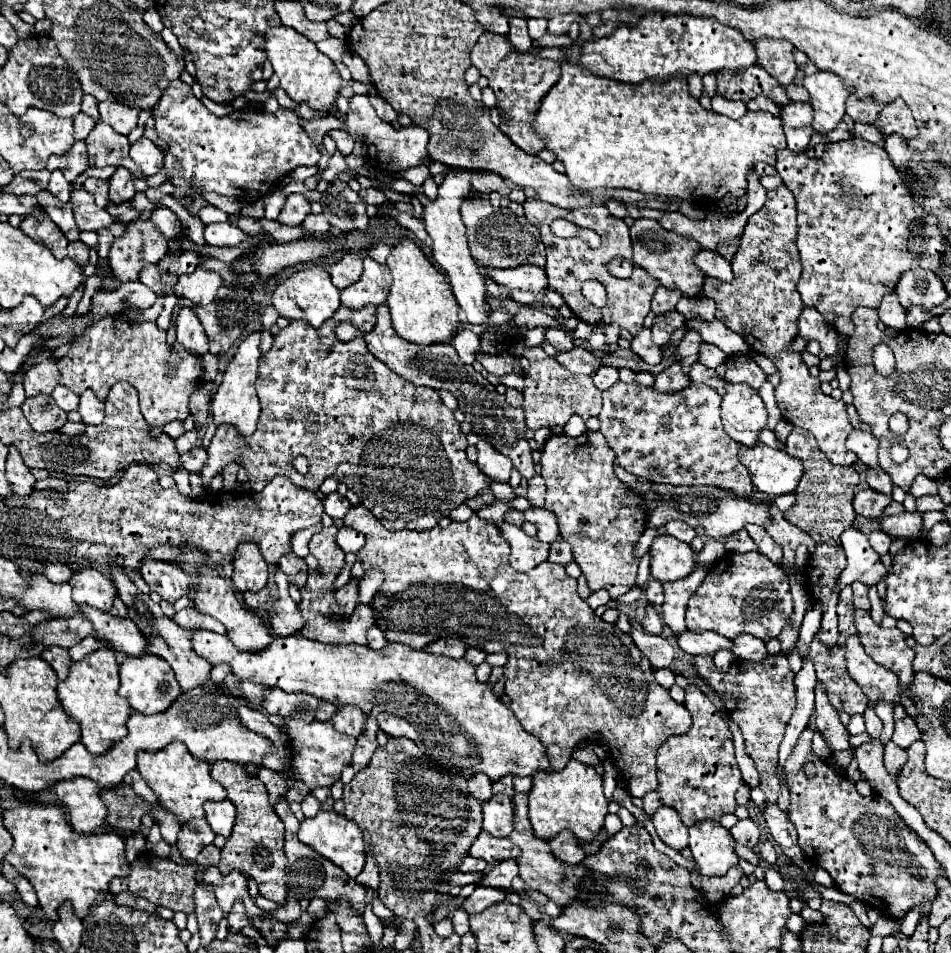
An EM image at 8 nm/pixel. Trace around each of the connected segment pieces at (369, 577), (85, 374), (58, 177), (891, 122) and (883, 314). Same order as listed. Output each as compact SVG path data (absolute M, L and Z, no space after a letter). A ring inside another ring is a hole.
M378 568L376 570L370 570L362 576L360 580L360 596L358 596L358 602L372 602L374 600L374 594L378 592L380 584L384 582L384 572L380 572Z
M122 314L112 318L102 318L98 322L94 322L92 326L88 326L72 344L70 352L66 356L60 358L58 364L60 372L62 372L62 384L66 388L70 388L76 394L82 394L86 388L92 388L96 392L96 396L100 396L102 400L108 396L110 388L118 382L118 380L126 380L130 382L140 396L140 412L146 418L146 422L150 426L164 426L172 420L186 420L190 410L188 410L188 398L190 394L198 388L200 382L200 374L202 374L202 360L200 356L190 354L188 350L184 350L180 344L174 344L174 348L168 348L166 344L166 332L158 330L158 326L154 322L144 322L144 324L128 324Z
M56 170L56 172L52 172L52 178L50 178L50 182L48 182L48 190L50 190L60 202L68 202L68 200L70 200L72 186L68 184L68 180L64 180L62 172Z
M894 100L892 104L888 104L888 108L882 110L880 118L876 120L876 126L884 136L900 134L904 138L914 138L918 134L912 110L902 100Z
M888 294L884 296L882 304L880 304L880 320L888 326L888 328L894 328L894 330L904 330L906 328L906 310L900 308L898 300L896 300L896 294Z

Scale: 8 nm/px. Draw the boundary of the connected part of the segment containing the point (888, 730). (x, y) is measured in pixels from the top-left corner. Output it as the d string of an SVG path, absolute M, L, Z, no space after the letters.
M876 702L874 706L874 712L876 716L884 722L884 730L882 730L882 742L888 742L892 738L892 732L894 732L894 706L900 704L900 702Z

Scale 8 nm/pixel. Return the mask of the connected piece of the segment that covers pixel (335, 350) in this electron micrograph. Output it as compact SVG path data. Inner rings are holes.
M376 306L372 308L340 308L326 324L312 328L306 320L292 320L274 338L274 346L260 358L256 392L262 400L262 414L252 436L240 436L236 428L220 424L208 448L208 462L202 470L202 486L210 488L212 476L222 472L230 462L244 464L248 470L248 488L260 492L274 476L288 476L296 486L316 492L324 478L332 476L344 482L360 496L360 502L388 530L424 530L434 528L440 518L448 516L466 498L476 496L486 488L486 476L466 458L468 440L434 388L414 386L396 376L384 362L374 358L364 342L364 334L376 324ZM350 322L362 334L350 342L336 338L336 326ZM302 454L308 458L308 474L298 474L292 460Z

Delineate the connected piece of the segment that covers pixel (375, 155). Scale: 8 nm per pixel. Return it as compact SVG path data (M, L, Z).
M352 96L350 100L350 110L346 114L346 126L348 132L354 140L366 144L366 152L368 152L368 164L388 176L400 178L404 170L422 164L422 160L428 156L426 152L426 144L428 144L428 132L416 124L406 126L396 130L392 124L382 122L376 114L376 110L370 106L368 96Z

